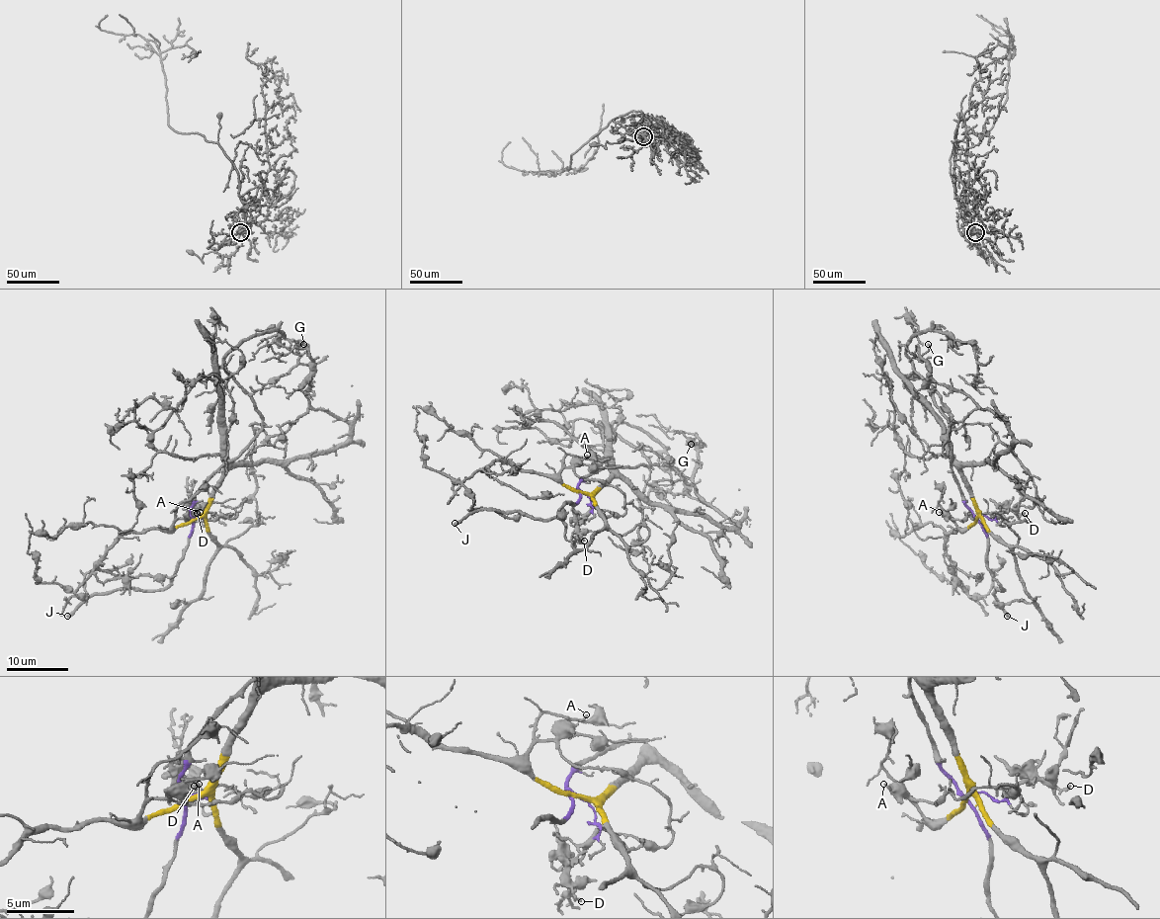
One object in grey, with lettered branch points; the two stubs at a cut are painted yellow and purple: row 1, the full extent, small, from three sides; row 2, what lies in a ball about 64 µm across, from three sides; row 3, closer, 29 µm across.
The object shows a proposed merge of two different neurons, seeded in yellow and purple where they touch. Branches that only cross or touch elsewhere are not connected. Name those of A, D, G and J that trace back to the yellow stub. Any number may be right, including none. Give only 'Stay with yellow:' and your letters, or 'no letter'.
Stay with yellow: A, G

